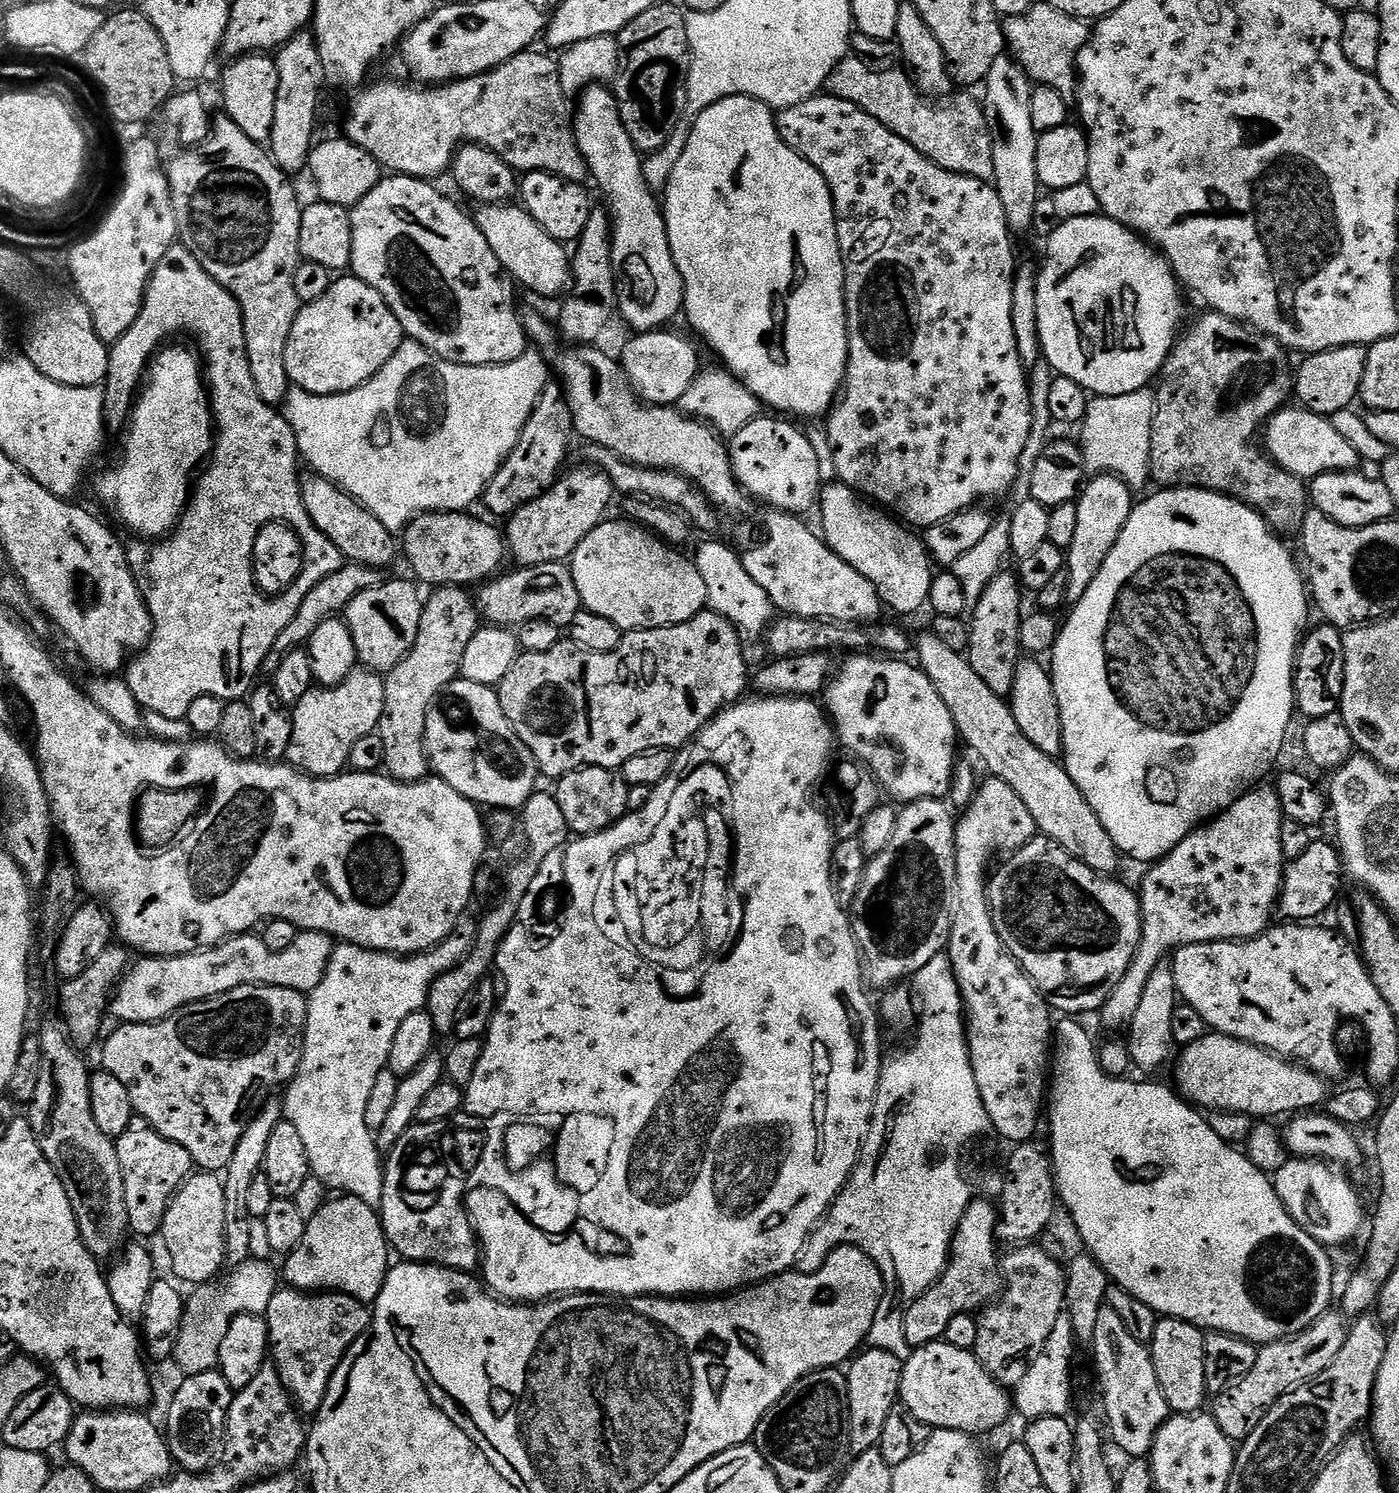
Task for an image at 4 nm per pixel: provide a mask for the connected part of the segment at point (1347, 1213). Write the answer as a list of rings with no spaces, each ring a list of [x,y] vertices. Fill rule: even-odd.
[[[1290,1158],[1274,1173],[1278,1198],[1282,1198],[1282,1206],[1286,1206],[1286,1210],[1294,1218],[1294,1222],[1298,1222],[1298,1226],[1302,1226],[1302,1230],[1306,1230],[1306,1234],[1313,1236],[1319,1244],[1332,1250],[1336,1250],[1339,1244],[1354,1239],[1359,1234],[1360,1227],[1363,1224],[1365,1227],[1366,1224],[1364,1200],[1360,1197],[1359,1190],[1339,1171],[1343,1172],[1339,1167],[1321,1159]]]

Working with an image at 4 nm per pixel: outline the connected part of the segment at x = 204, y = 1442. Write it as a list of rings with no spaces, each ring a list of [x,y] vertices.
[[[219,1370],[199,1372],[184,1378],[180,1389],[173,1394],[172,1405],[168,1408],[166,1439],[173,1461],[183,1471],[200,1474],[218,1463],[224,1450],[233,1395],[233,1388]]]

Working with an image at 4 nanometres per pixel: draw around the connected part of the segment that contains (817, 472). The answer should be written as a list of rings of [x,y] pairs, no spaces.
[[[762,414],[731,437],[728,453],[736,480],[753,501],[761,500],[769,504],[769,509],[778,512],[805,514],[817,507],[822,491],[822,469],[807,435],[792,424],[795,423],[772,414]]]

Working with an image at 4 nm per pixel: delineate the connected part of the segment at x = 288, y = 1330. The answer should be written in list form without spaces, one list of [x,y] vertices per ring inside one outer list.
[[[284,1286],[270,1299],[266,1319],[270,1356],[273,1361],[276,1359],[274,1367],[282,1378],[286,1390],[292,1396],[292,1401],[301,1413],[319,1413],[322,1402],[326,1398],[326,1390],[330,1386],[330,1378],[334,1378],[334,1370],[338,1370],[350,1346],[354,1346],[356,1339],[370,1327],[369,1305],[342,1292],[321,1291],[319,1294],[313,1294]]]

